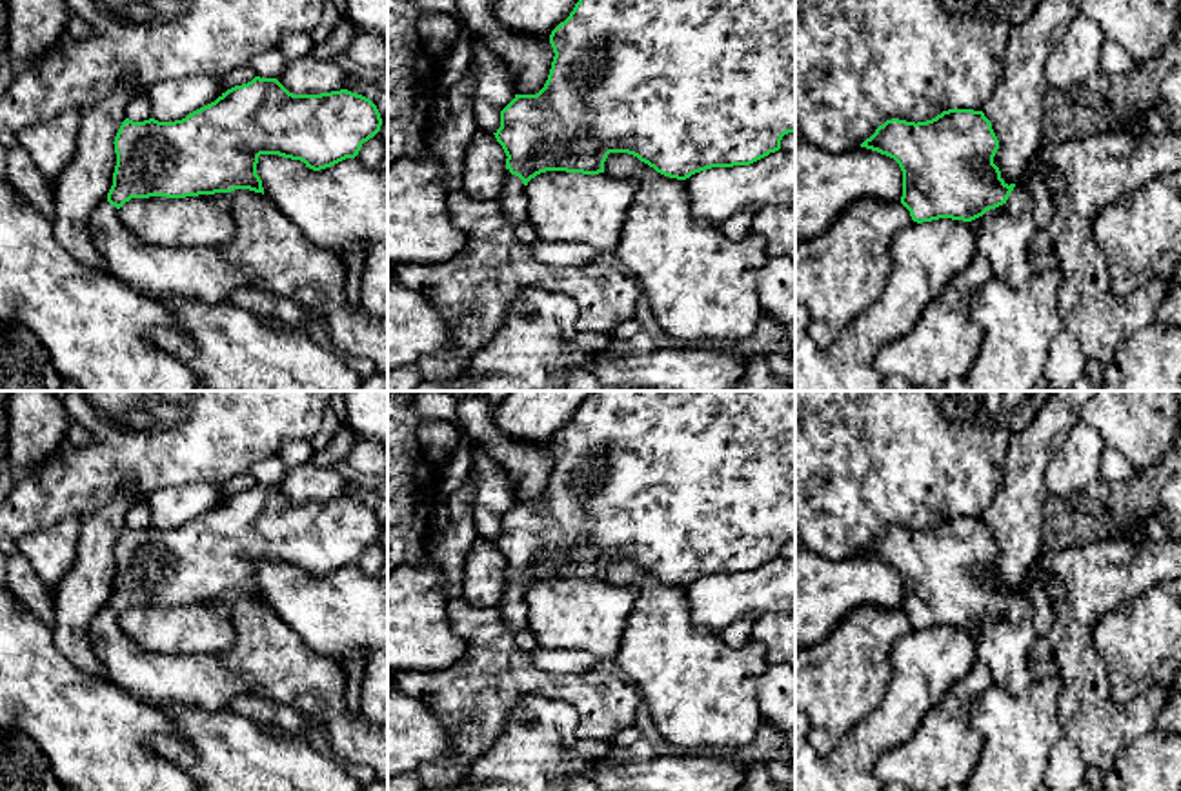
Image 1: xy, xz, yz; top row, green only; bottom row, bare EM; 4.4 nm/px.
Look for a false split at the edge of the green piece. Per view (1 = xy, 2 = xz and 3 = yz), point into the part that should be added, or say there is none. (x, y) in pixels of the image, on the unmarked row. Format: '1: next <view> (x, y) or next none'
1: next xy (201, 682)
2: next xz (514, 608)
3: next yz (1003, 642)

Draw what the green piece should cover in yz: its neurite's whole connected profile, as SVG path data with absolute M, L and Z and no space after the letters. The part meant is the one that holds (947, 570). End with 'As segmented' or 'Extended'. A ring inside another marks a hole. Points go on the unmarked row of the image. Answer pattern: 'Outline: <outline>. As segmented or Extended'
Outline: M948 516L926 529L886 527L861 555L893 566L903 578L901 611L914 629L952 626L975 631L977 658L990 673L992 684L1010 695L1023 695L1032 684L1030 651L1037 640L1034 607L1017 591L1001 586L994 564L999 547L983 518Z. Extended

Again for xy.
Outline: M255 484L235 493L215 509L189 520L182 527L155 526L133 529L126 526L115 544L116 573L107 607L89 624L89 640L102 662L104 678L162 713L177 706L193 711L227 711L233 698L253 696L253 680L222 664L218 655L162 655L135 644L120 627L118 616L131 606L186 606L198 602L249 596L264 602L257 582L260 562L278 562L300 567L320 578L346 566L355 566L364 549L382 533L377 513L348 496L320 502L293 502L277 486Z. Extended

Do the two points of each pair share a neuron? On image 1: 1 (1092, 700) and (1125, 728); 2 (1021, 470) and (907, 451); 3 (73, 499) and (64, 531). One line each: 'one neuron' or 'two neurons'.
1: one neuron
2: two neurons
3: two neurons

